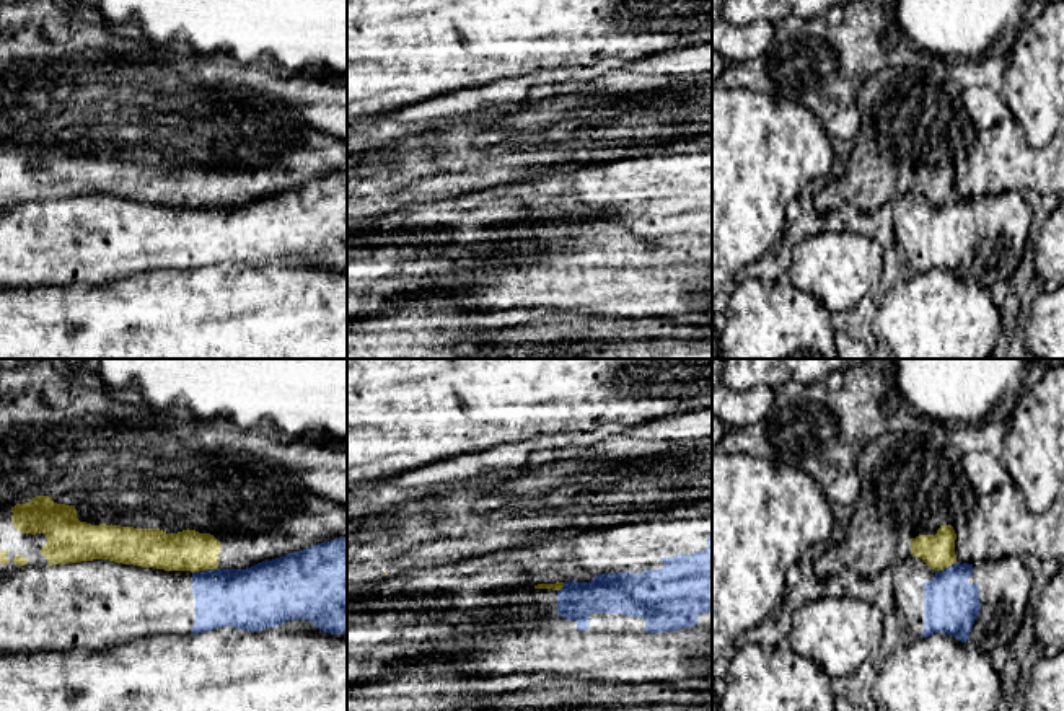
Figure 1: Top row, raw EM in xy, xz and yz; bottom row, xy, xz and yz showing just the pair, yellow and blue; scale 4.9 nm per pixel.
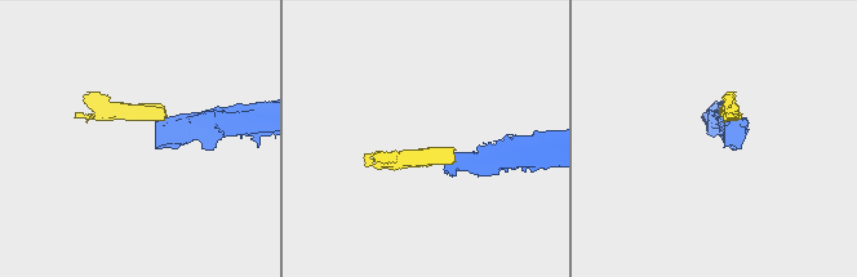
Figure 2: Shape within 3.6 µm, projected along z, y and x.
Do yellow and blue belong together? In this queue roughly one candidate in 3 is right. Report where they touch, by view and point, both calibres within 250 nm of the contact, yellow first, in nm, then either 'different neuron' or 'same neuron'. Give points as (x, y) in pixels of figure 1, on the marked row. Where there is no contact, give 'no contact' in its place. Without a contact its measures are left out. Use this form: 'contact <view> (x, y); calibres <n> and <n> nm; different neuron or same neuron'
contact xy (204, 569); calibres 200 and 300 nm; different neuron

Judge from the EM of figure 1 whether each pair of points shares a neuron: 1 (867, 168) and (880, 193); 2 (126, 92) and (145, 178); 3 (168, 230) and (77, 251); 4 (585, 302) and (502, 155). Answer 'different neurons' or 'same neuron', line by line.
1: same neuron
2: same neuron
3: same neuron
4: different neurons

